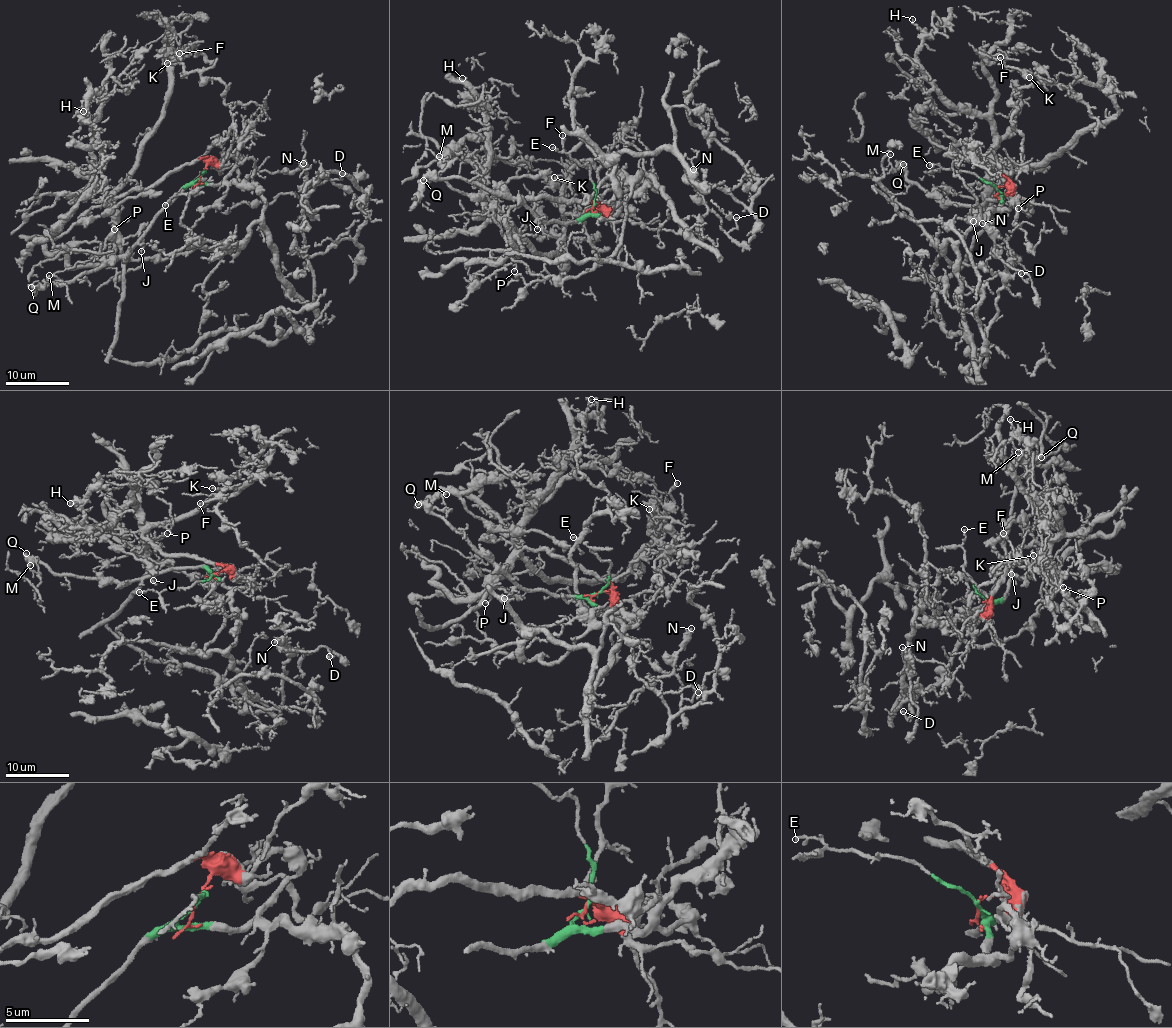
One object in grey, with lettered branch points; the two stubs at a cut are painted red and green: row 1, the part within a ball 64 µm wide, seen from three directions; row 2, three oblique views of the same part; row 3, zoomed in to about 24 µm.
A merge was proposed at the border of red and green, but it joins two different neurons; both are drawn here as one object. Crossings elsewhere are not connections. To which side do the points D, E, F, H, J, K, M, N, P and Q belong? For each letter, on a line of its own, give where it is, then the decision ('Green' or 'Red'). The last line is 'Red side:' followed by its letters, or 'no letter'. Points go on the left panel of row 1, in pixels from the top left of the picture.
D: Place: (342, 173). Green
E: Place: (165, 205). Green
F: Place: (179, 53). Red
H: Place: (83, 111). Red
J: Place: (141, 251). Green
K: Place: (167, 63). Red
M: Place: (49, 275). Green
N: Place: (303, 163). Green
P: Place: (114, 229). Red
Q: Place: (31, 287). Green
Red side: F, H, K, P

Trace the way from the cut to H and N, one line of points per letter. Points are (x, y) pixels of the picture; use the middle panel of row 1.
H: (593, 206), (526, 198), (501, 216), (488, 214), (485, 108), (479, 93), (465, 93), (461, 77)
N: (593, 206), (589, 214), (615, 215), (655, 178), (674, 220), (712, 250), (697, 228), (706, 207), (692, 169)

